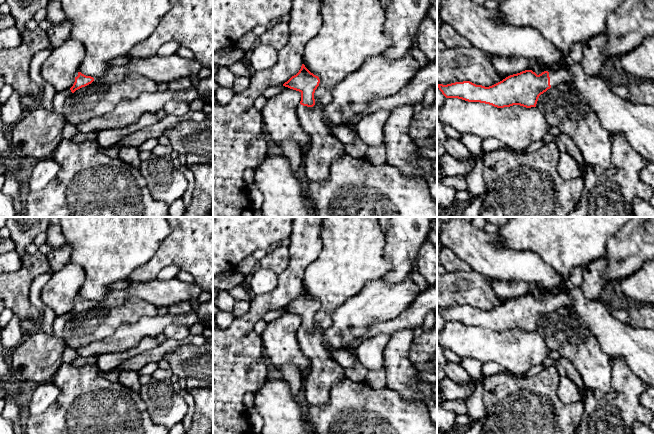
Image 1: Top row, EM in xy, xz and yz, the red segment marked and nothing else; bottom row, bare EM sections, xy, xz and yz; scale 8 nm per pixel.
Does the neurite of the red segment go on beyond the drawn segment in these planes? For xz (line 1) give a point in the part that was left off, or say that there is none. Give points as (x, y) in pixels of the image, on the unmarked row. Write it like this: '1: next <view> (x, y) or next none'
1: next xz (317, 385)

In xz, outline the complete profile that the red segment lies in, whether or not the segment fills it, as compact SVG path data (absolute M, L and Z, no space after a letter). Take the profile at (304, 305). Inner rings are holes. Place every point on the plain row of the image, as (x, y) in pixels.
M302 288L299 296L283 308L301 317L298 340L311 363L311 372L303 381L306 400L310 405L327 403L333 384L347 378L345 368L329 358L321 331L314 330L314 317L319 307L319 301Z

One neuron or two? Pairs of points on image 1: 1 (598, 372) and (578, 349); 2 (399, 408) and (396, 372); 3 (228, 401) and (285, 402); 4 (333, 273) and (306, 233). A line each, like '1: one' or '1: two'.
1: one
2: two
3: two
4: two

